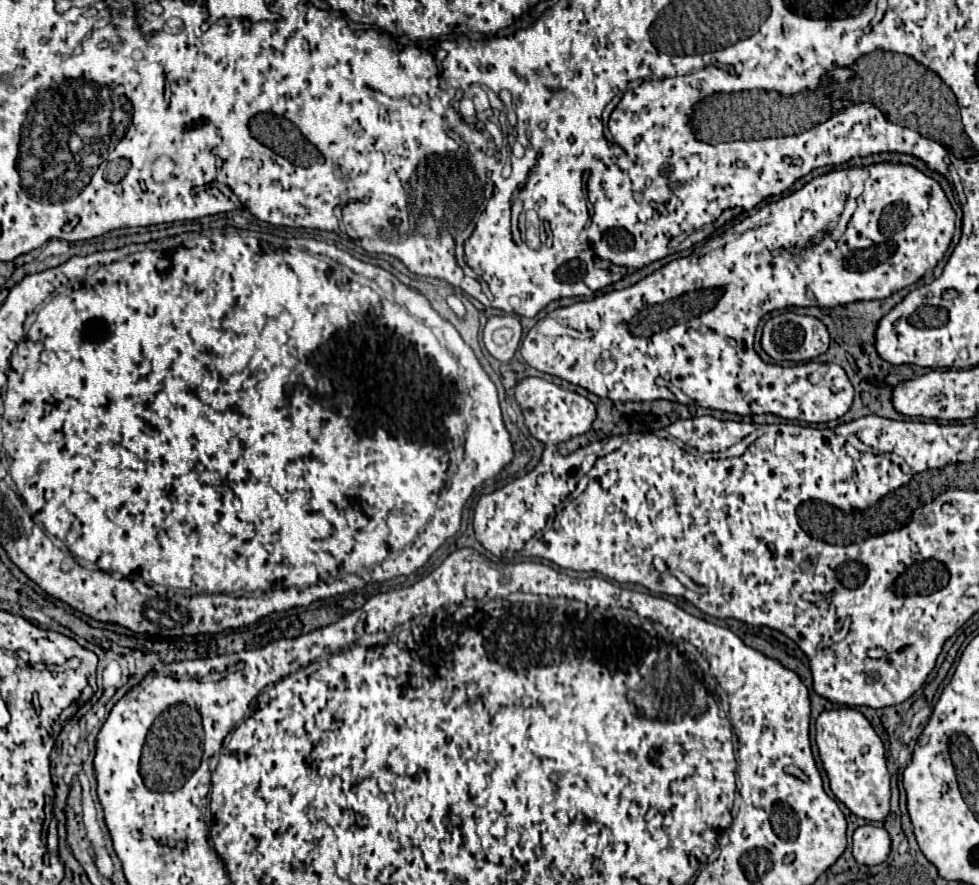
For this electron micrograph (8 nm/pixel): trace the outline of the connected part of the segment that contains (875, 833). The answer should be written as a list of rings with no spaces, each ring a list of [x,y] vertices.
[[[863,824],[853,834],[853,856],[859,864],[875,866],[887,860],[891,850],[891,840],[885,828]]]

